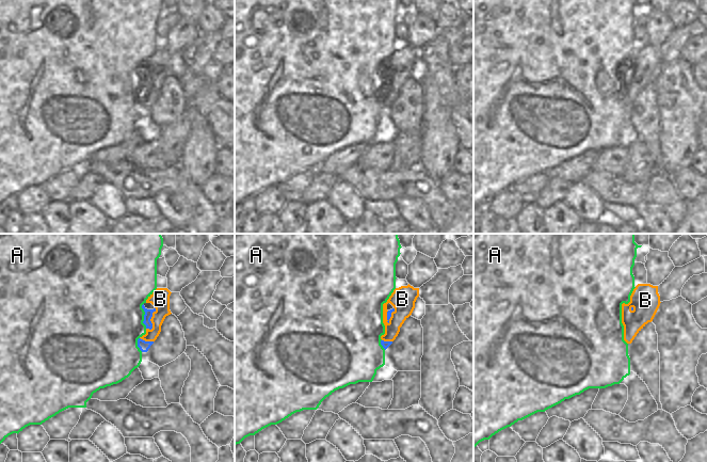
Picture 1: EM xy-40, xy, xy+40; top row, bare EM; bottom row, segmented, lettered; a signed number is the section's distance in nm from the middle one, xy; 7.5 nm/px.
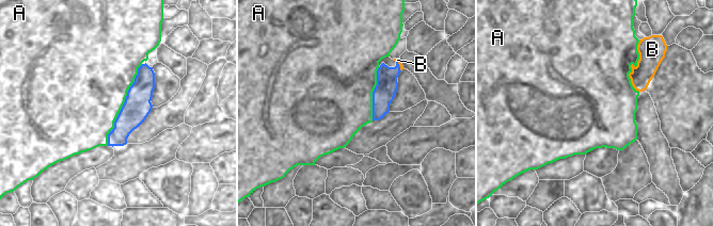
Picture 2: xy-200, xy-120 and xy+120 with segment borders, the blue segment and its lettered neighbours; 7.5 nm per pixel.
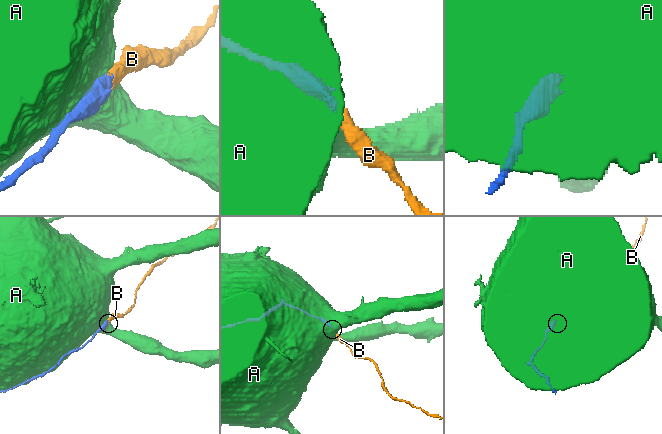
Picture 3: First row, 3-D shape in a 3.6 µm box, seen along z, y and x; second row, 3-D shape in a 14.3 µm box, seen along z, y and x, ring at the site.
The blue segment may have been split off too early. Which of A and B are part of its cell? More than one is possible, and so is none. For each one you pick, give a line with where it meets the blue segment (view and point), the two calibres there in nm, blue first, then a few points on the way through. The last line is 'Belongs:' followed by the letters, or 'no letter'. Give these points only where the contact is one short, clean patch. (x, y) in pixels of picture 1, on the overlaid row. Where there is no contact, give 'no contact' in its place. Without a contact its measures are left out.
B: meets blue in xy-40 at (150, 318); 60 nm thick on the blue side, 140 nm on the other; runs through xy-40 (148, 313), (150, 318), (160, 308), (160, 299)
Belongs: B

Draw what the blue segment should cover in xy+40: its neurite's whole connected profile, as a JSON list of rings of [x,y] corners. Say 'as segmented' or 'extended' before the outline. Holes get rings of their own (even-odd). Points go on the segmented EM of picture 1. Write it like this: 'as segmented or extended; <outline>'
extended; [[[638,284],[630,296],[628,304],[622,304],[622,323],[624,340],[631,344],[637,334],[652,322],[659,306],[658,286]]]

